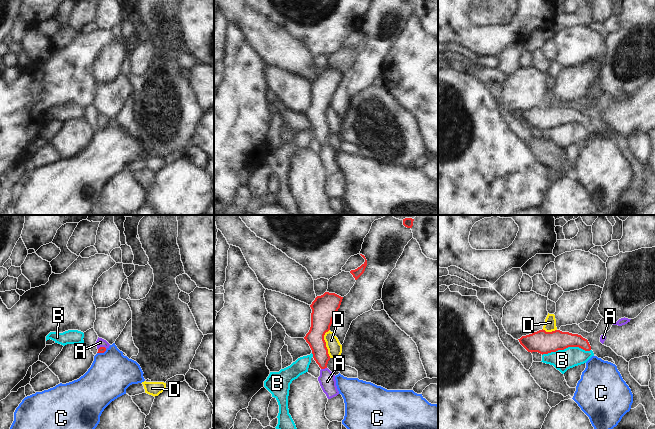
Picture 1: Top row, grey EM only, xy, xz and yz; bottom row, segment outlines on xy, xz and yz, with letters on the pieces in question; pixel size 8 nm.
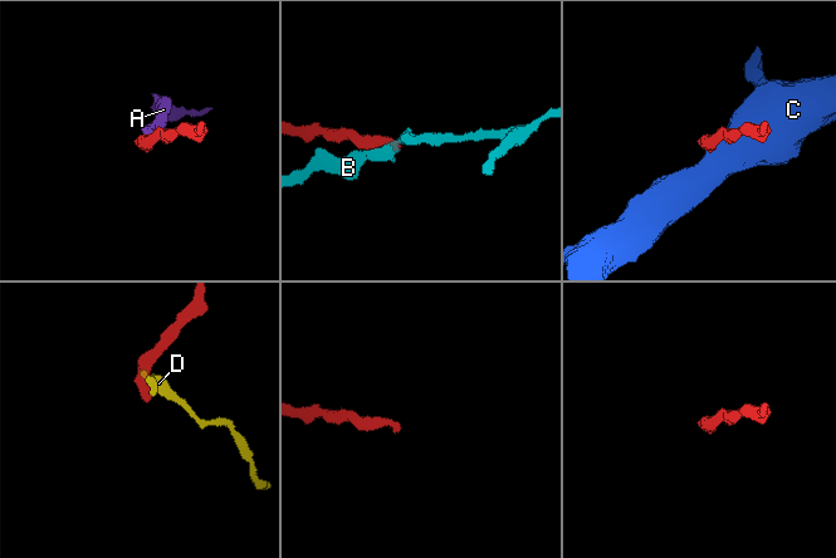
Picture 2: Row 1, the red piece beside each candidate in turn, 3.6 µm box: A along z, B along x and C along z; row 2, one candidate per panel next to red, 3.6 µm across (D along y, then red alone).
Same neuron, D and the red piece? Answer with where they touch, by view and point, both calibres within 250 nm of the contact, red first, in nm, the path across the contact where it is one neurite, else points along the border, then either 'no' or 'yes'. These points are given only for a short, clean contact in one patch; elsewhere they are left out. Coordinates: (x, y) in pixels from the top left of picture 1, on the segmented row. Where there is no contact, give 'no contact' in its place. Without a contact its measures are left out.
meets red in xz at (325, 343); 190 nm thick on the red side, 120 nm on the other; border along xz (329, 329), (324, 335), (324, 341), (330, 357); no

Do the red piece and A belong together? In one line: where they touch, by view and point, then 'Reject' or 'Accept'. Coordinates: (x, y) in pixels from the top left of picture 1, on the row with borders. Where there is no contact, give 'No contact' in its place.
Touches red at xz (323, 368). Accept

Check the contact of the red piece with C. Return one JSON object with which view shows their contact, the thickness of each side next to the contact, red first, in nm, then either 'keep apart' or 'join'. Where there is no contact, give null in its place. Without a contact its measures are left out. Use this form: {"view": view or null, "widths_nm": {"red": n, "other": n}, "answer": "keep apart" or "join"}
{"view": "xy", "widths_nm": {"red": 50, "other": 360}, "answer": "keep apart"}

